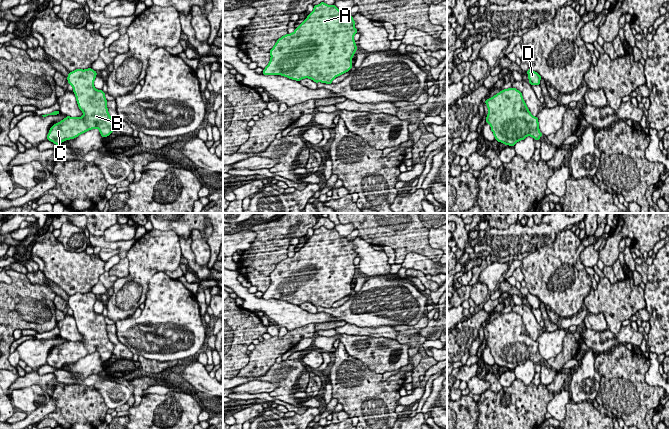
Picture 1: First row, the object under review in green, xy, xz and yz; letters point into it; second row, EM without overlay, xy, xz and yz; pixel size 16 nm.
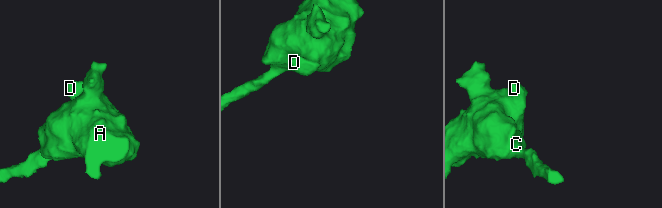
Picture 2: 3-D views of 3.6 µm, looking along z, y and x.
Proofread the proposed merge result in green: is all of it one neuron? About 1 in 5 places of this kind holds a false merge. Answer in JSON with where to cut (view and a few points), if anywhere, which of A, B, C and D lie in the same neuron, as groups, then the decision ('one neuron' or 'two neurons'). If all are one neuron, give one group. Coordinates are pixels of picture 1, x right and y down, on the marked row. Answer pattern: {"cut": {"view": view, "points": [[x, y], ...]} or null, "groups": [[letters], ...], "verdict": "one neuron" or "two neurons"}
{"cut": null, "groups": [["A", "B", "C", "D"]], "verdict": "one neuron"}

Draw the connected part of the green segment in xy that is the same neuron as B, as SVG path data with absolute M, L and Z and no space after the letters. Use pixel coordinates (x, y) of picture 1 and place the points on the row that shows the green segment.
M91 68L82 70L76 69L69 72L67 80L72 85L73 92L76 97L76 101L79 109L83 112L82 117L70 117L67 116L57 124L53 124L47 135L47 139L56 145L62 144L65 140L70 140L78 137L79 135L98 128L102 137L106 138L113 132L114 120L108 113L107 100L105 93L102 90L97 90L94 87L94 80L97 72Z

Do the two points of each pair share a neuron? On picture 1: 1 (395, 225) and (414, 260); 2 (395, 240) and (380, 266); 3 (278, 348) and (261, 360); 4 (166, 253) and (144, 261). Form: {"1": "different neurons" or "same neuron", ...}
{"1": "different neurons", "2": "different neurons", "3": "same neuron", "4": "same neuron"}

